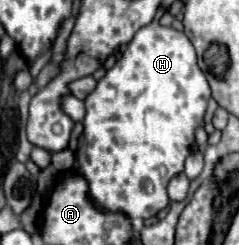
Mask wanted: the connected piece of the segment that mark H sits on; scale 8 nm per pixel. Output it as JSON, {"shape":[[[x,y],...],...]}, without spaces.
{"shape":[[[157,20],[141,28],[121,60],[107,70],[97,88],[85,98],[87,114],[83,118],[77,160],[95,202],[107,212],[125,214],[135,226],[141,226],[145,218],[157,216],[169,204],[167,182],[183,172],[183,162],[191,152],[195,128],[203,124],[209,98],[209,84],[205,84],[205,76],[197,68],[197,54],[189,38],[183,32],[161,26]]]}

